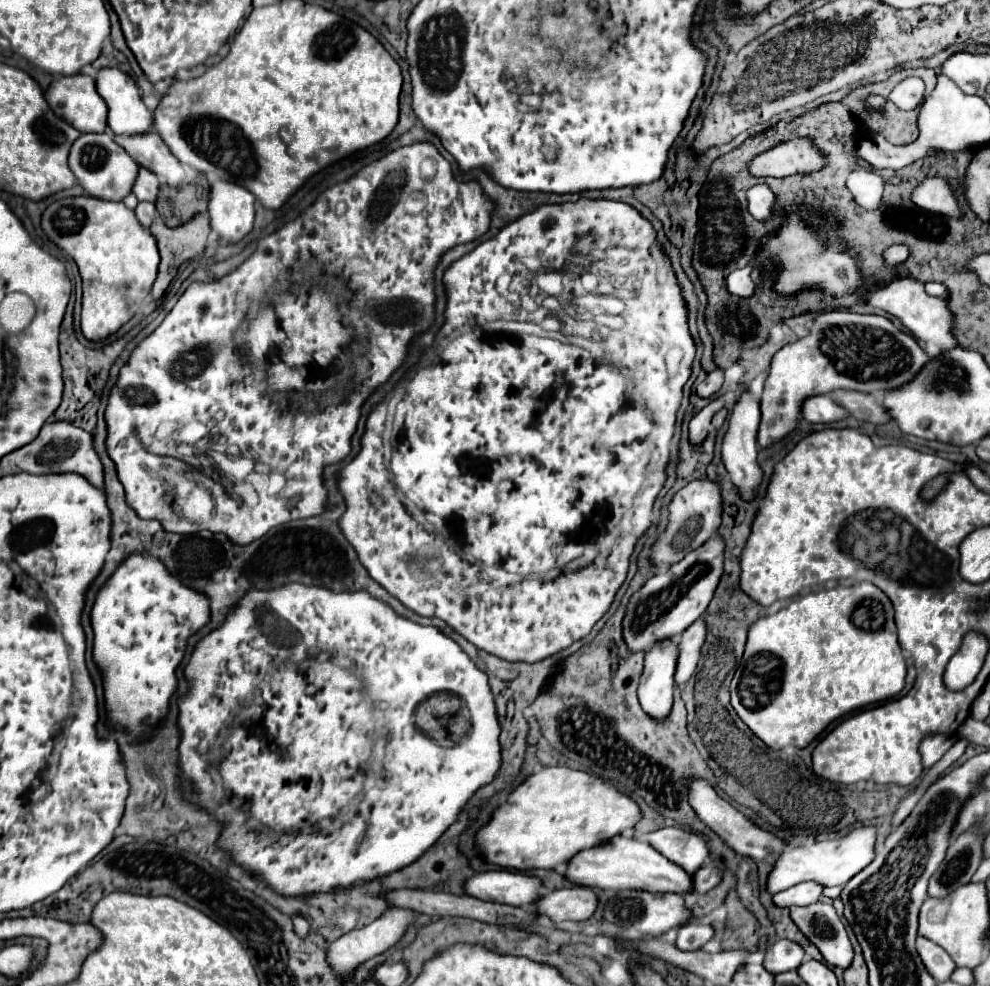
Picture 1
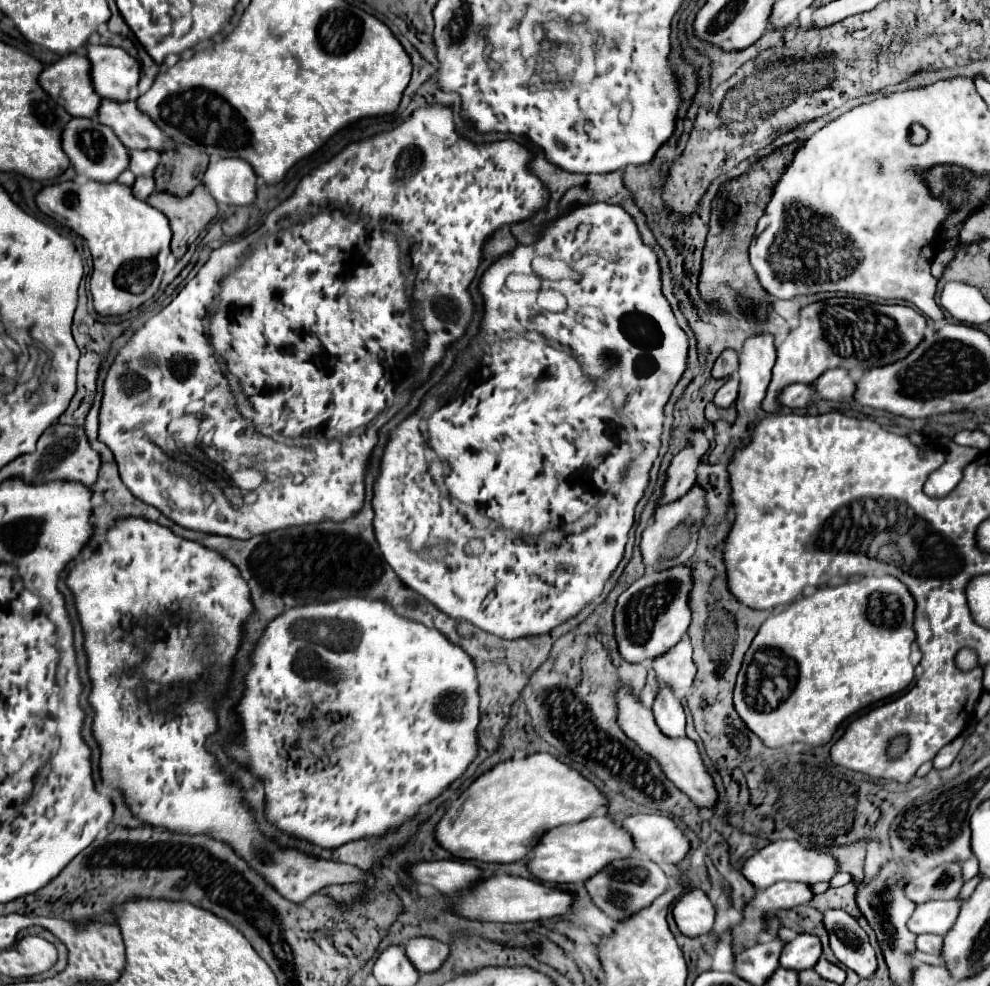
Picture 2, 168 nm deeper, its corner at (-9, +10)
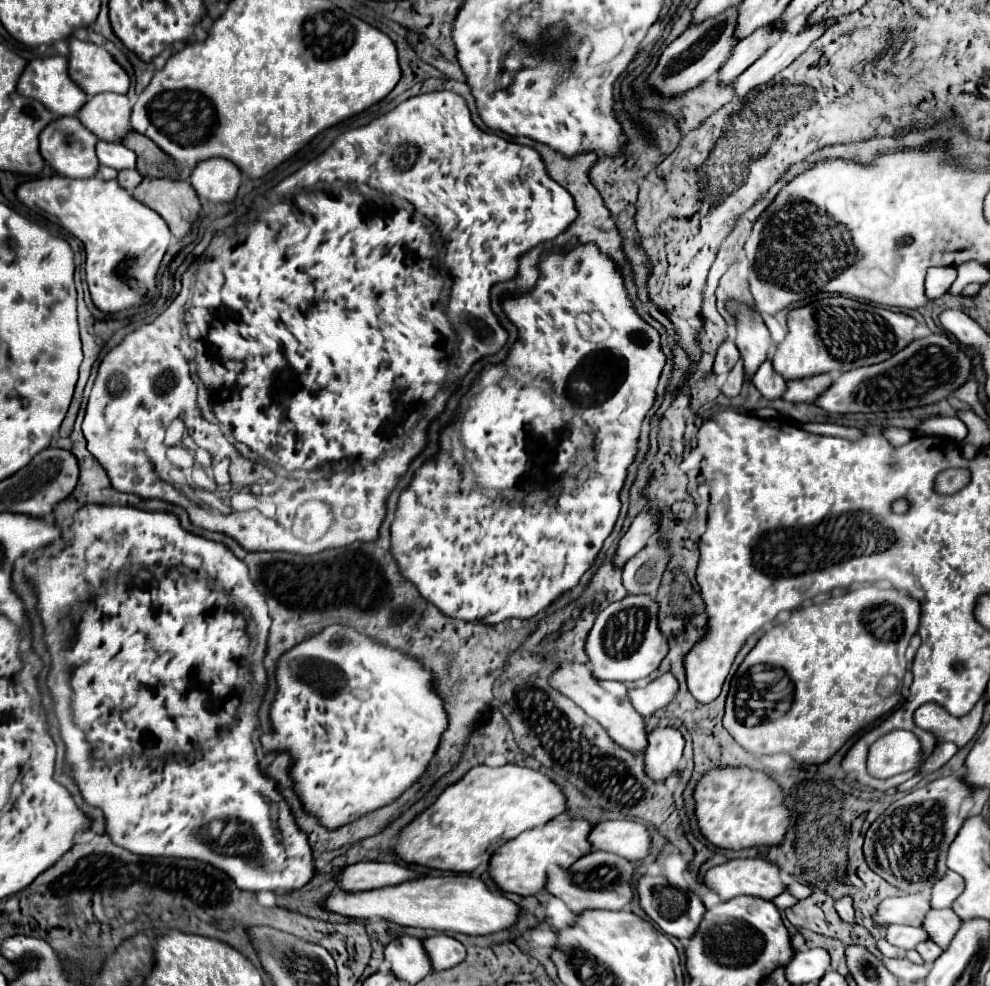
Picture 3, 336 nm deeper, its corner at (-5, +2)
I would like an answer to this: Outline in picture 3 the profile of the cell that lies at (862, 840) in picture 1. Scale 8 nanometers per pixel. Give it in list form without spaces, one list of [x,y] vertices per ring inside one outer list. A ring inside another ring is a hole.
[[[732,859],[732,861],[726,861],[722,865],[708,869],[702,881],[706,887],[716,891],[720,901],[728,901],[730,897],[738,897],[738,895],[774,899],[776,895],[780,895],[784,891],[778,865],[770,865],[770,861],[766,861],[766,859]]]

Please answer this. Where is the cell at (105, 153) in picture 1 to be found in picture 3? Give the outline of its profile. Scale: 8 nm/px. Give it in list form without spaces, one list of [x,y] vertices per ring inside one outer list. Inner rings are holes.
[[[60,117],[54,119],[40,133],[40,155],[58,175],[72,177],[72,179],[88,179],[94,177],[98,169],[98,157],[94,153],[96,141],[98,137],[94,137],[94,133],[90,133],[76,117]]]

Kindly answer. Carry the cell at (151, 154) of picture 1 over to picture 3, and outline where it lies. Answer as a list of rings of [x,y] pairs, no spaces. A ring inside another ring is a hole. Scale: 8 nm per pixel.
[[[98,93],[78,111],[78,119],[98,139],[120,143],[130,131],[130,101],[120,93]]]

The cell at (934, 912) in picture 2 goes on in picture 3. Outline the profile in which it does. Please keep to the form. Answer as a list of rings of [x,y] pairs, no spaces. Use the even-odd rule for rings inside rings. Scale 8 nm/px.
[[[890,925],[886,929],[886,941],[894,945],[896,949],[910,951],[914,949],[920,941],[926,941],[928,935],[924,933],[922,927],[906,927],[906,925]]]

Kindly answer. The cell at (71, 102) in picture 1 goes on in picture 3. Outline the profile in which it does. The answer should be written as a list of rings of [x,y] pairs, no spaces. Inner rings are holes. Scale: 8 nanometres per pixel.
[[[44,57],[44,59],[32,59],[24,67],[16,93],[22,97],[30,97],[40,101],[54,117],[64,117],[64,115],[76,115],[78,109],[86,103],[86,93],[74,81],[70,81],[68,75],[68,59],[66,57]]]

